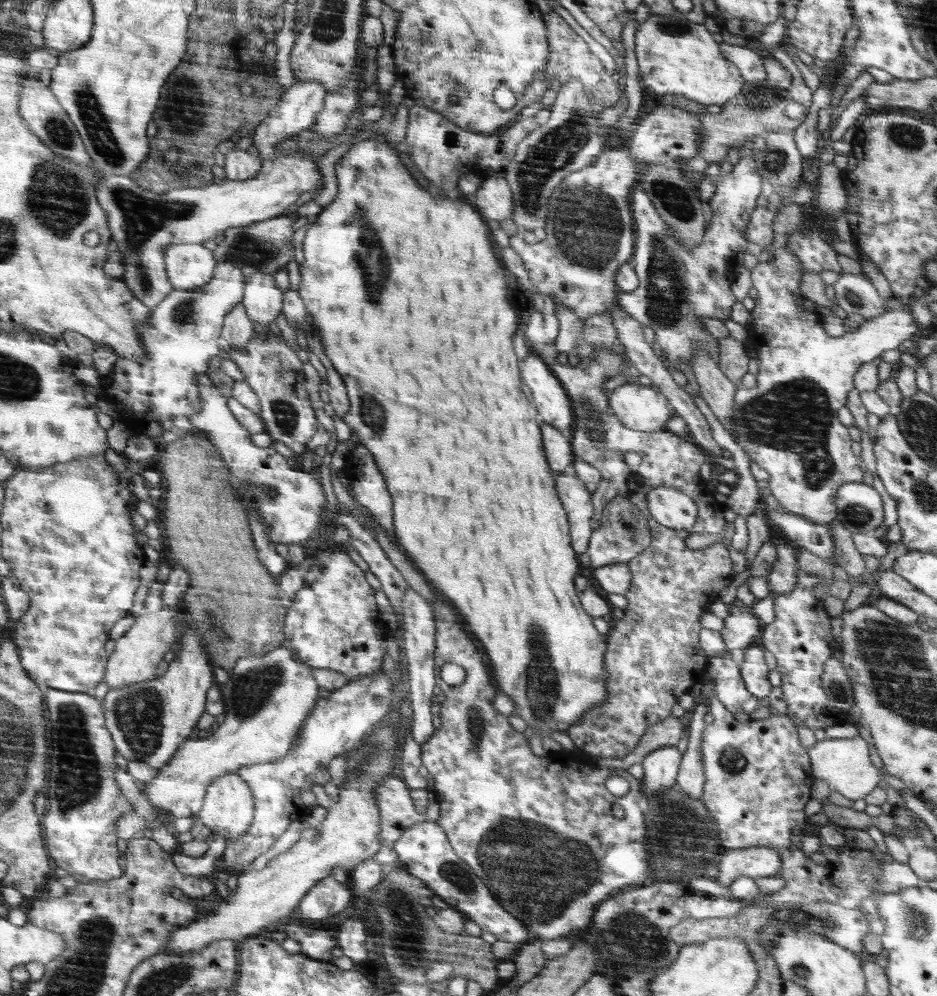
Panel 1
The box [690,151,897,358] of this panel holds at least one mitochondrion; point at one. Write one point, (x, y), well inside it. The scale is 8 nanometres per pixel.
(852, 296)

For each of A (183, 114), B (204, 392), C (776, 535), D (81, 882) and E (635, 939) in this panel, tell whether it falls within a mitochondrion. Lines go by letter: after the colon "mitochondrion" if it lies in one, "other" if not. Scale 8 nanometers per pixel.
A: mitochondrion
B: other
C: other
D: other
E: mitochondrion

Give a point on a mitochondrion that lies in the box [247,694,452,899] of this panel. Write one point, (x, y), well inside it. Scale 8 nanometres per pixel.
(367, 757)

